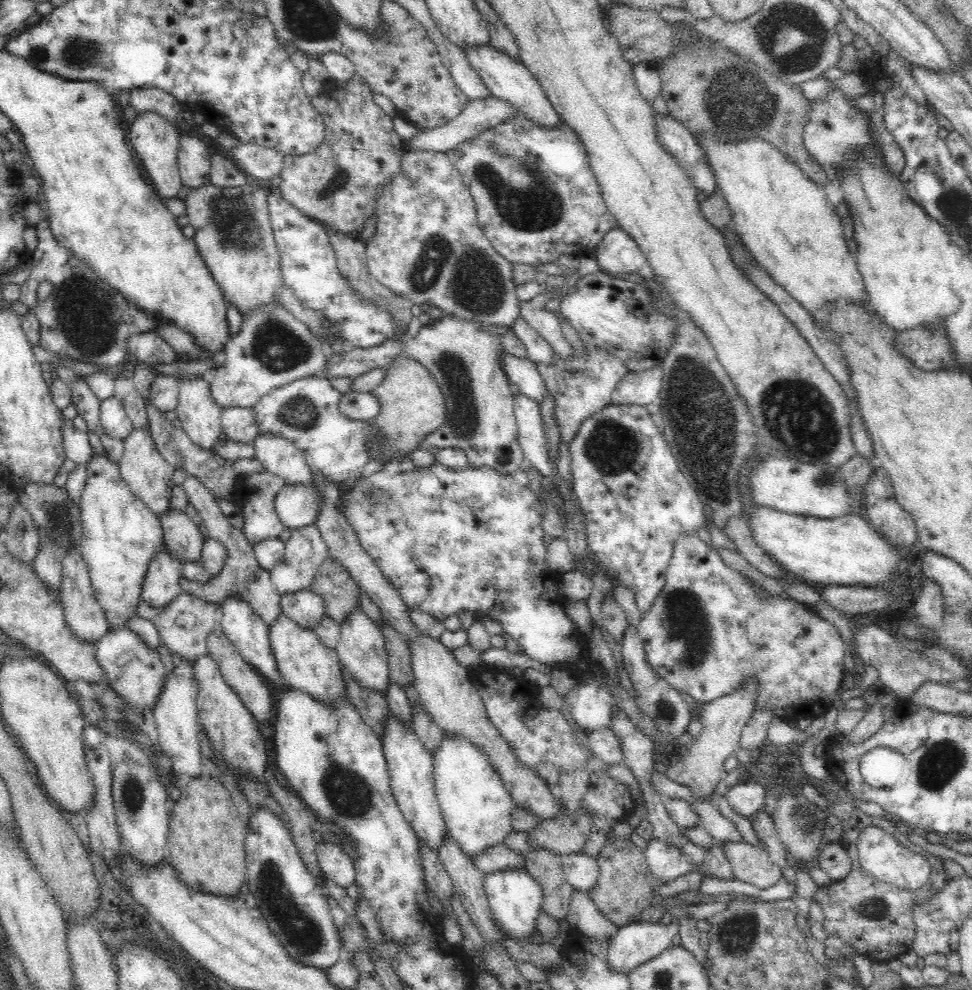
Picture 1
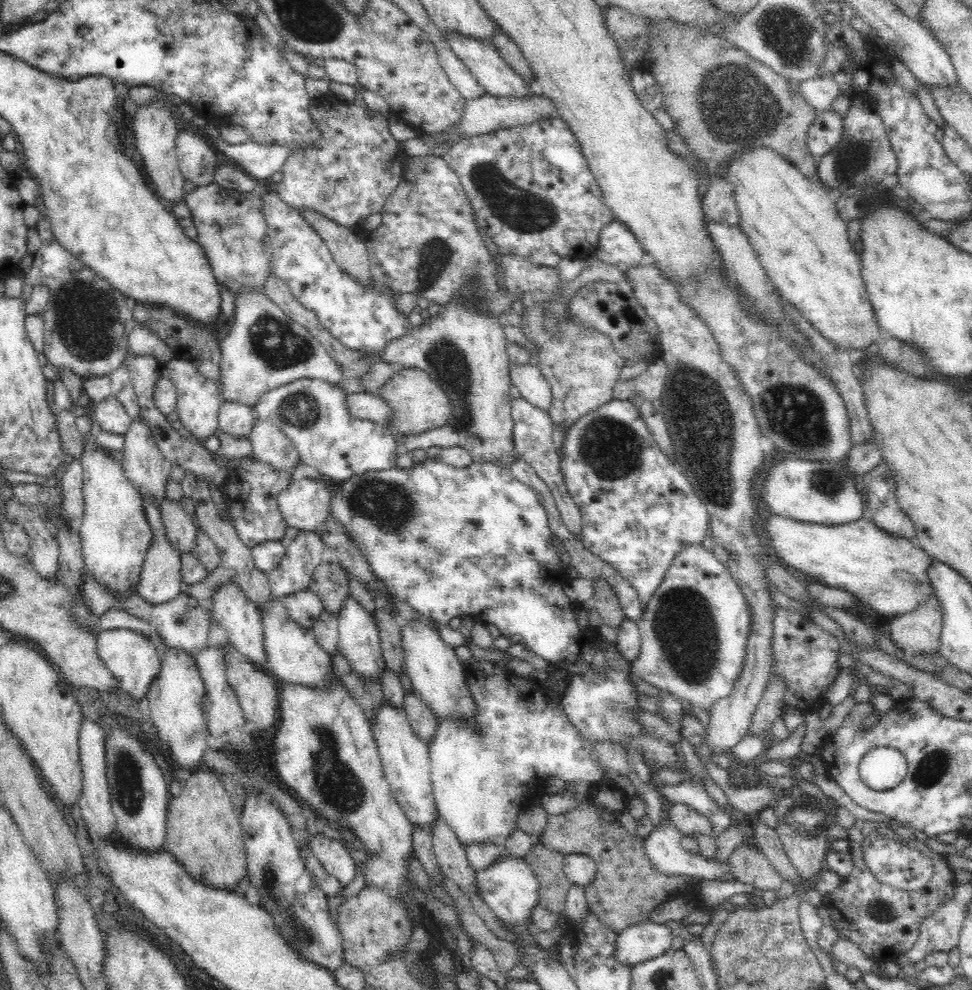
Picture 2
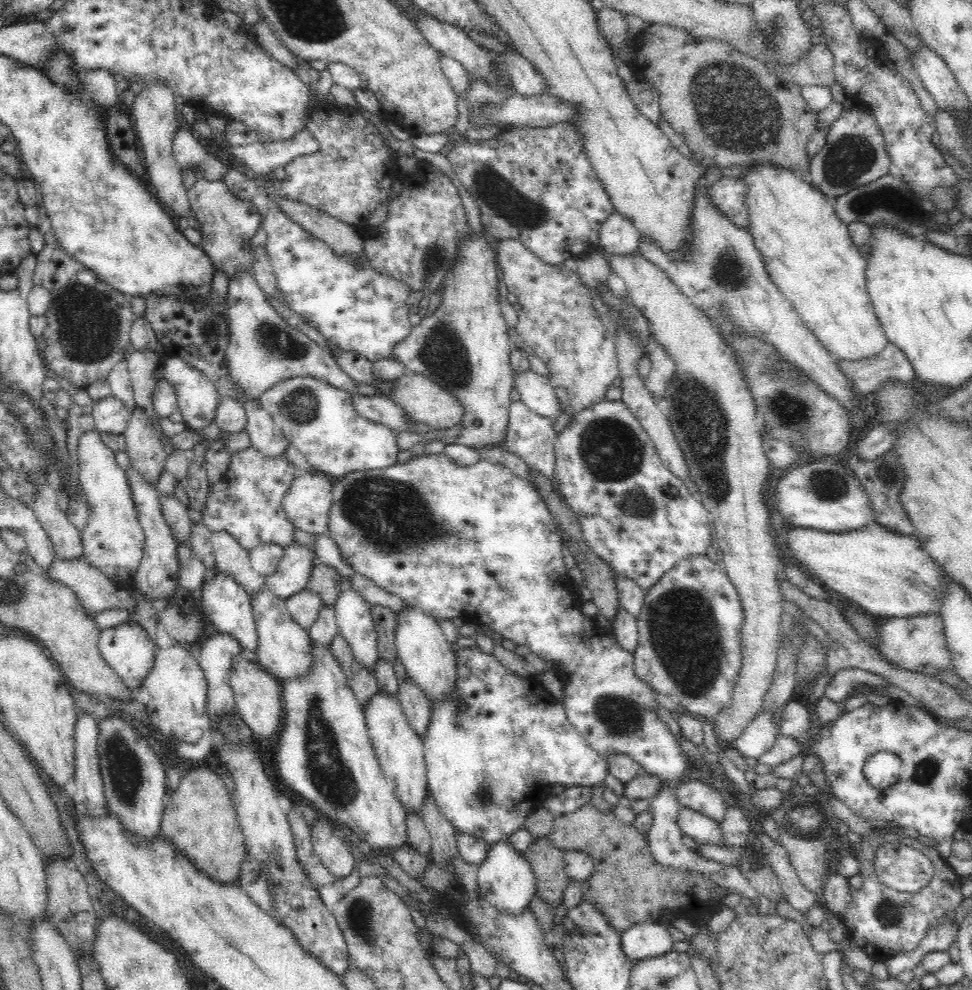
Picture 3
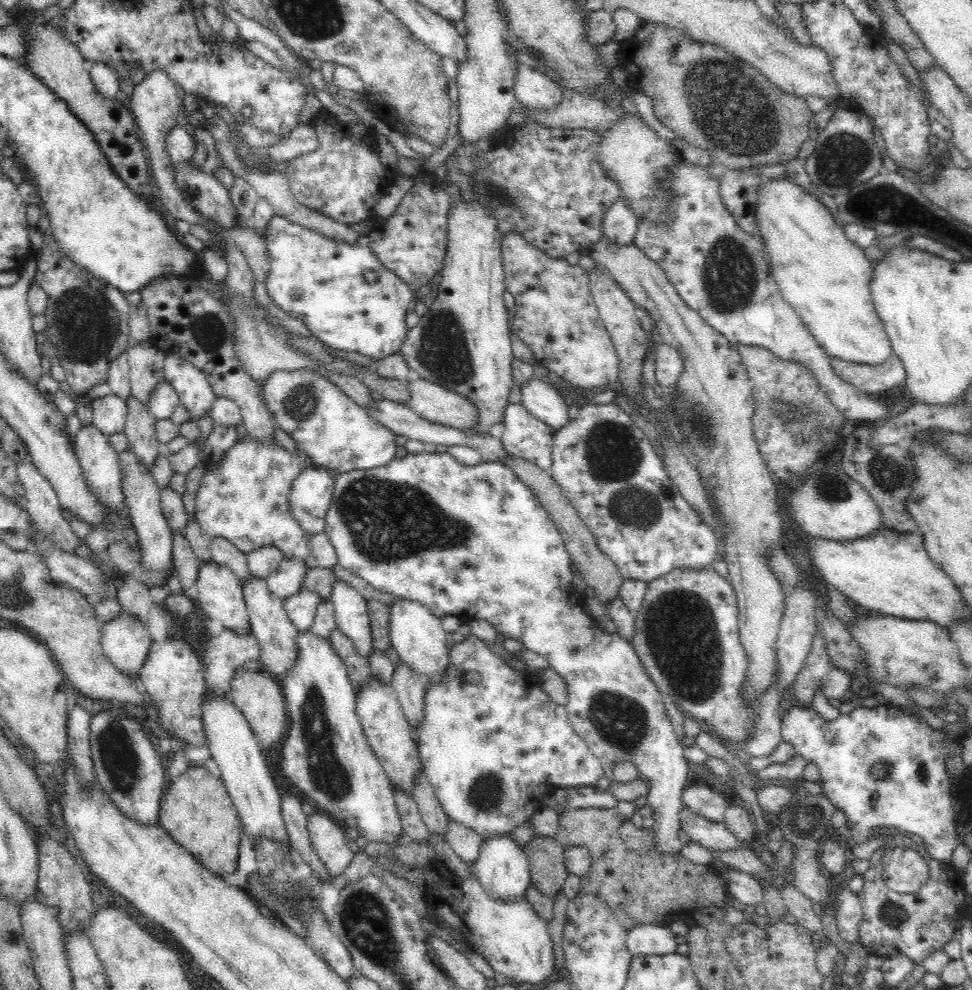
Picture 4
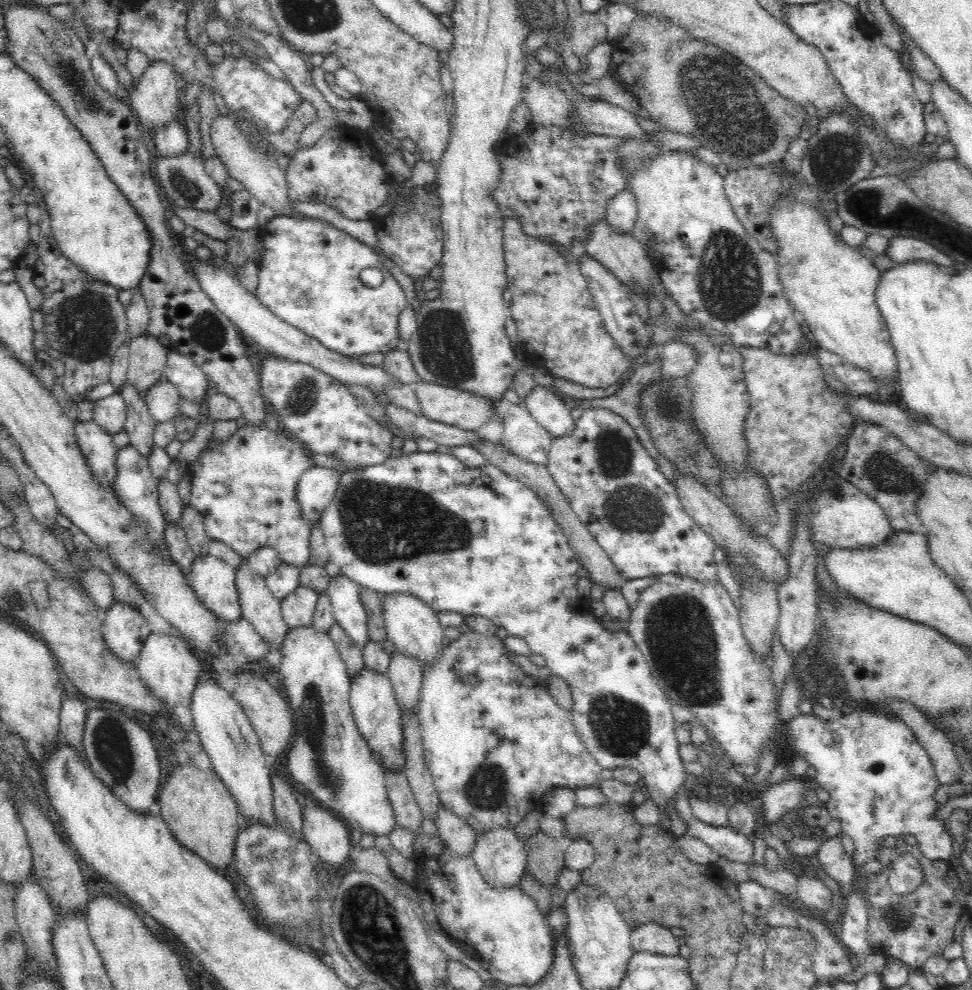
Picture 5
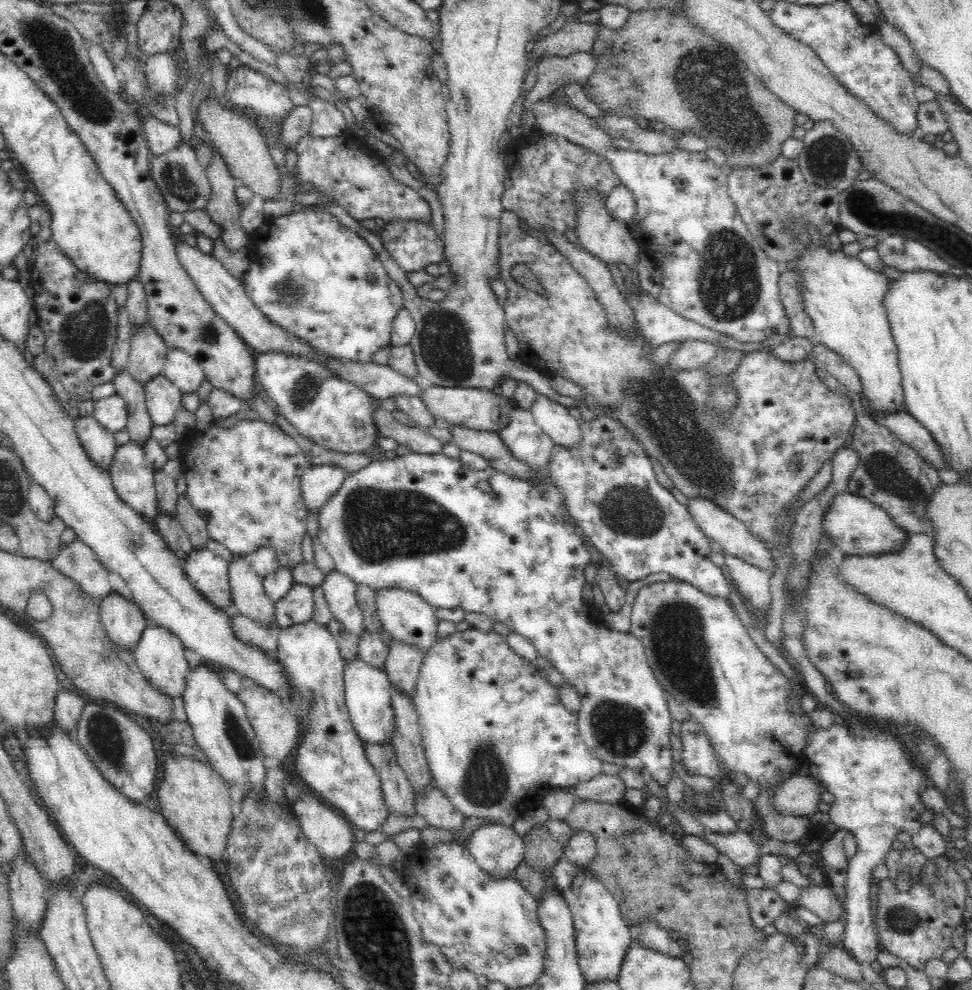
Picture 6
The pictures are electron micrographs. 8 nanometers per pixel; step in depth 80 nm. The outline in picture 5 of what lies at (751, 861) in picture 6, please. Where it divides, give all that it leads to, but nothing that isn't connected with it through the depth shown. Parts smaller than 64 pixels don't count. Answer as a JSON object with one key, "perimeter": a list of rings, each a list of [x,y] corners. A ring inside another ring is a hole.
{"perimeter":[[[683,791],[676,792],[674,806],[682,820],[686,823],[687,833],[705,842],[712,850],[732,862],[750,862],[754,847],[752,837],[746,836],[732,827],[712,826],[696,819]]]}

